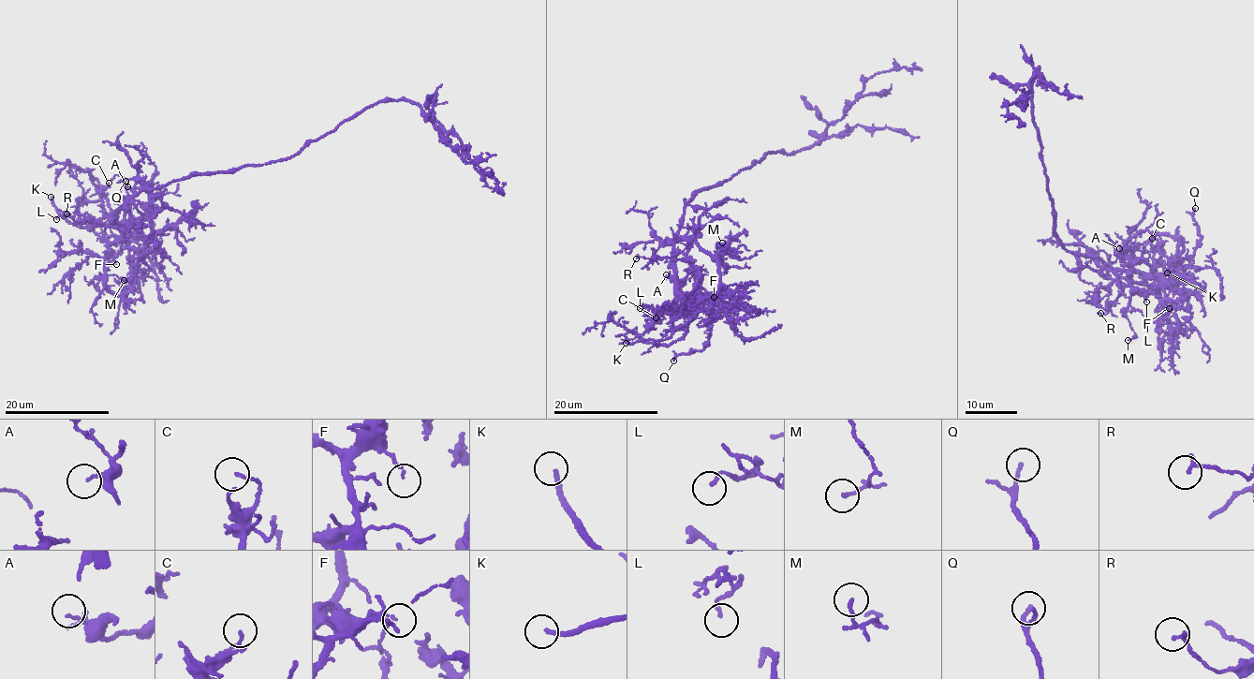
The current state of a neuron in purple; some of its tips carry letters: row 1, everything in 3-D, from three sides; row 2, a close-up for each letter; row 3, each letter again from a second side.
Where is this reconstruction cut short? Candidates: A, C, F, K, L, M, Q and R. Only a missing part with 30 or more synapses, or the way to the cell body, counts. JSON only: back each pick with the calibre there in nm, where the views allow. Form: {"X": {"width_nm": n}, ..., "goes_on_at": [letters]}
{"K": {"width_nm": 180}, "goes_on_at": ["K"]}

